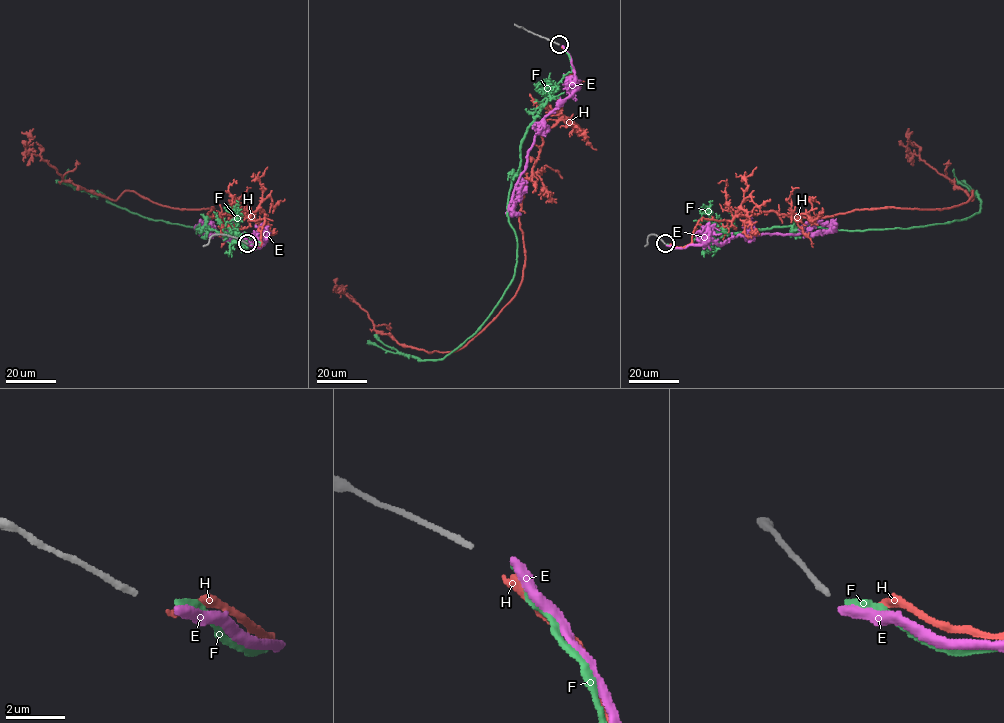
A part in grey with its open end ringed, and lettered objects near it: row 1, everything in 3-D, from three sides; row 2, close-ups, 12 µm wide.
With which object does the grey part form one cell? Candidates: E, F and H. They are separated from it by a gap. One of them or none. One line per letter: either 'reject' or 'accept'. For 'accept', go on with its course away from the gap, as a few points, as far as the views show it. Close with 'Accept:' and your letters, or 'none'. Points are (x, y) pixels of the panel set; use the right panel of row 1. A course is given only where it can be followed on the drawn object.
E: reject
F: reject
H: accept | via (667, 245), (689, 245), (701, 219), (943, 209), (967, 201), (971, 191), (972, 200), (906, 148), (912, 132)
Accept: H

